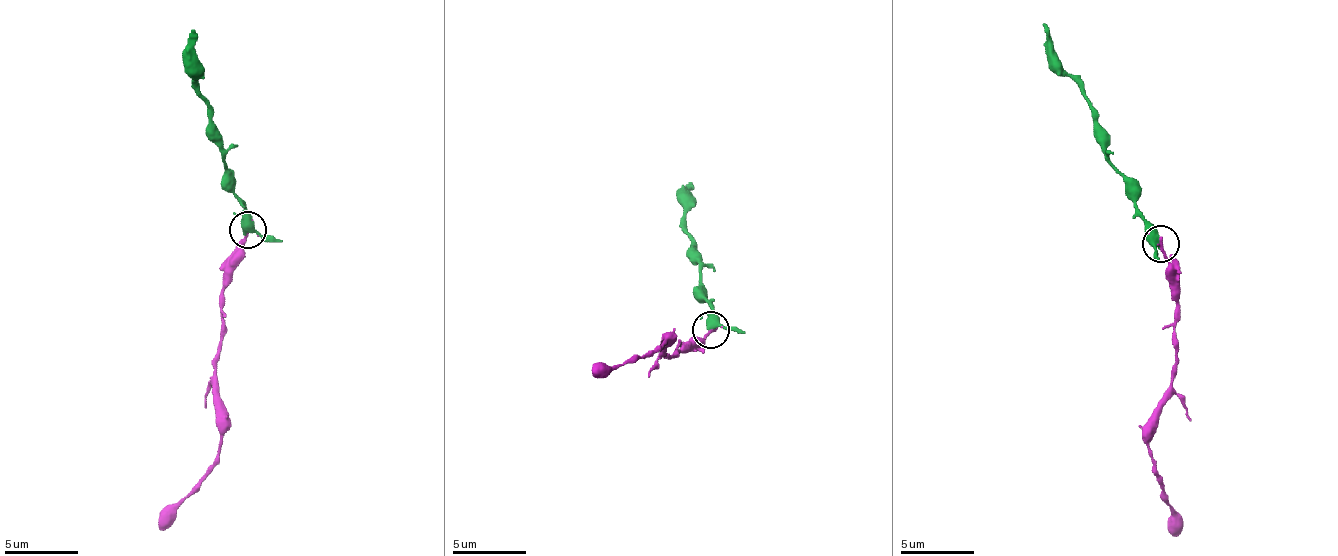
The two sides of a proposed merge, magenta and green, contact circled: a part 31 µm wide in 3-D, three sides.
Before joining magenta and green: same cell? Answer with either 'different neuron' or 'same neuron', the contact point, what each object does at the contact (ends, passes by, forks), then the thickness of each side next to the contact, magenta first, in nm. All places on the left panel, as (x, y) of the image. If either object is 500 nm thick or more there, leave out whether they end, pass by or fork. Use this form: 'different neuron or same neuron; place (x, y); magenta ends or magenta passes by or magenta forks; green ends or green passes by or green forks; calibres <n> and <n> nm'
same neuron; place (247, 229); magenta ends; green passes by; calibres 240 and 440 nm

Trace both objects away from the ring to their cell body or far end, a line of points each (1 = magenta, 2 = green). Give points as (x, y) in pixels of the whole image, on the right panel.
1: (1159, 243), (1177, 302), (1177, 350), (1174, 393), (1147, 453), (1179, 534)
2: (1159, 243), (1138, 208), (1138, 190), (1106, 151), (1096, 110), (1071, 78), (1042, 23)

